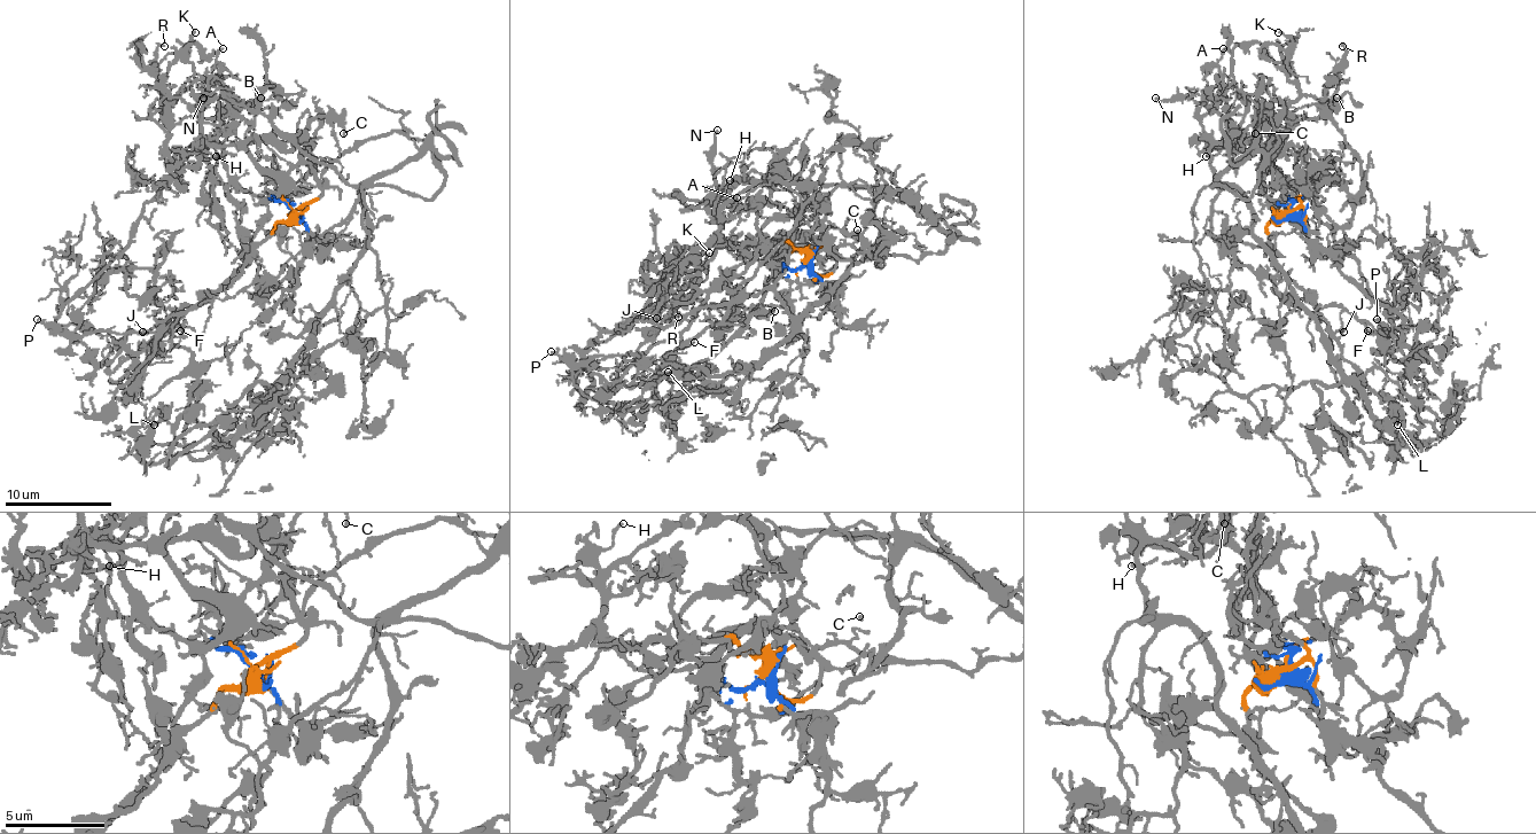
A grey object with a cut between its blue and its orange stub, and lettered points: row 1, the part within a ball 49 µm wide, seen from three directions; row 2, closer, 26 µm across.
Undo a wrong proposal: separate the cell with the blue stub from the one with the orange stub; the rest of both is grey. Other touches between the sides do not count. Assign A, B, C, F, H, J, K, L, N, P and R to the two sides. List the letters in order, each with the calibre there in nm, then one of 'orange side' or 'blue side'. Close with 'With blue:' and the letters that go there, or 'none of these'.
A: 180 nm thick; blue side
B: 320 nm thick; blue side
C: 110 nm thick; blue side
F: 80 nm thick; orange side
H: 160 nm thick; blue side
J: 140 nm thick; orange side
K: 150 nm thick; blue side
L: 100 nm thick; orange side
N: 170 nm thick; blue side
P: 160 nm thick; orange side
R: 170 nm thick; blue side
With blue: A, B, C, H, K, N, R

